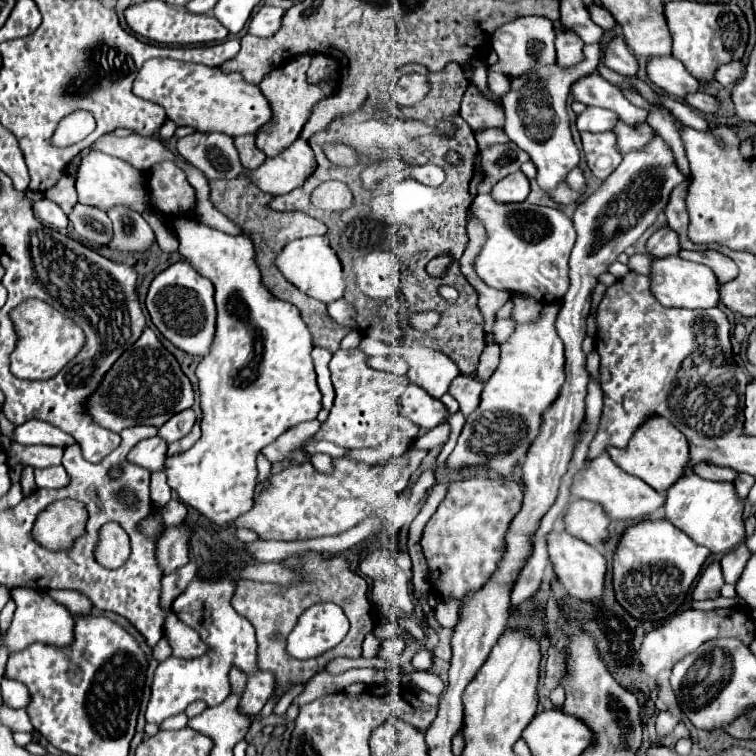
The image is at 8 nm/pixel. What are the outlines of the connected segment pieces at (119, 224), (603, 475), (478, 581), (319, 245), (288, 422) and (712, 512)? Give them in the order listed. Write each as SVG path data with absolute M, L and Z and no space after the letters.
M119 206L109 210L107 216L113 222L113 238L107 244L109 248L119 252L147 252L153 246L153 228L145 222L141 214Z
M601 454L599 458L595 458L593 462L589 462L573 480L573 488L571 494L577 498L587 498L593 500L597 504L601 504L607 512L607 516L611 520L641 520L651 516L655 510L659 510L665 502L665 496L661 498L661 494L657 490L653 490L649 484L645 484L643 480L637 480L631 474L625 474L611 458L609 454Z
M477 474L453 482L445 500L423 528L421 548L429 566L429 582L437 596L461 600L489 582L501 562L501 542L513 514L521 508L521 486L511 478Z
M307 236L289 242L285 250L277 256L277 266L285 274L285 278L289 278L291 284L325 304L331 304L333 300L339 300L345 294L347 284L343 276L343 266L325 236Z
M193 214L165 216L165 226L177 234L179 254L215 286L217 302L217 334L211 352L197 366L199 390L201 390L201 438L193 448L167 456L165 474L169 486L191 508L215 524L229 524L237 516L245 514L253 506L253 490L257 478L257 454L263 446L275 442L289 428L315 420L321 410L321 392L315 382L315 370L311 362L311 332L303 322L297 306L275 298L263 284L259 266L255 262L255 246L249 236L231 236L217 228L201 224Z
M697 474L683 476L667 490L665 518L683 530L693 542L707 546L713 554L725 554L745 540L743 500L737 496L731 482L711 482Z

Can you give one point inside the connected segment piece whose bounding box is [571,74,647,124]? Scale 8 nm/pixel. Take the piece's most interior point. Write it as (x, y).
(592, 90)

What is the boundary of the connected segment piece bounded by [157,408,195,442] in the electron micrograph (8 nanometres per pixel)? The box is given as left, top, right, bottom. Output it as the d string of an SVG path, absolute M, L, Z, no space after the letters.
M189 408L189 410L183 410L181 414L175 414L173 418L169 418L169 422L165 422L165 426L159 428L157 434L165 442L175 442L191 430L193 422L195 422L195 412L193 412L193 408Z

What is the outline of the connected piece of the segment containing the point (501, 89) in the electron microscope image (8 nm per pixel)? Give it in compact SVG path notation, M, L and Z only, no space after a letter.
M489 70L489 74L487 74L487 86L489 86L489 90L493 94L503 96L509 90L509 80L503 74L497 74L497 72Z

